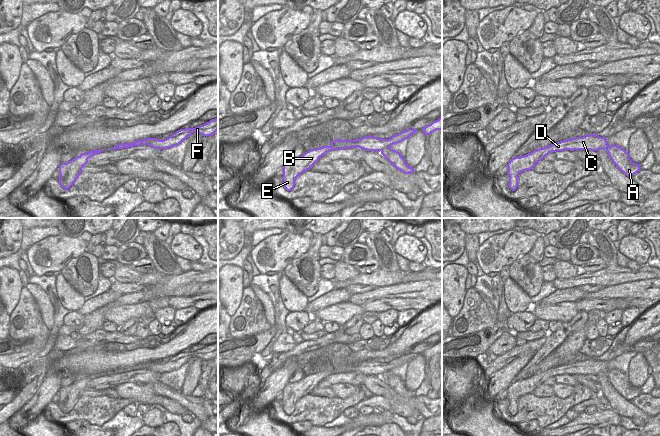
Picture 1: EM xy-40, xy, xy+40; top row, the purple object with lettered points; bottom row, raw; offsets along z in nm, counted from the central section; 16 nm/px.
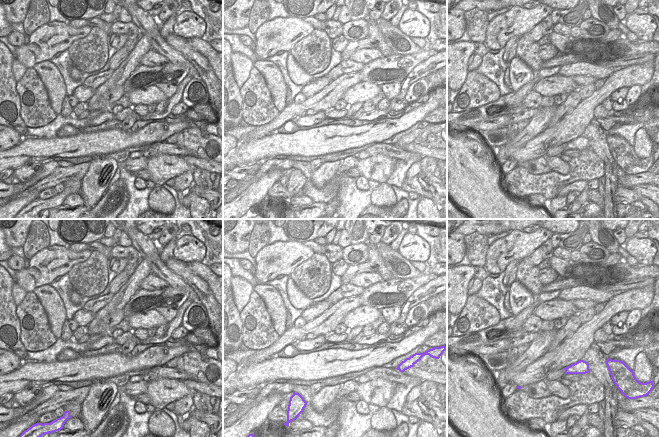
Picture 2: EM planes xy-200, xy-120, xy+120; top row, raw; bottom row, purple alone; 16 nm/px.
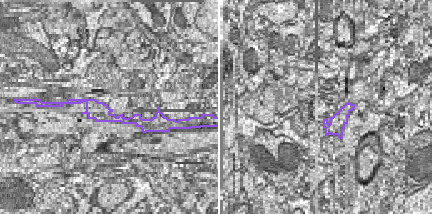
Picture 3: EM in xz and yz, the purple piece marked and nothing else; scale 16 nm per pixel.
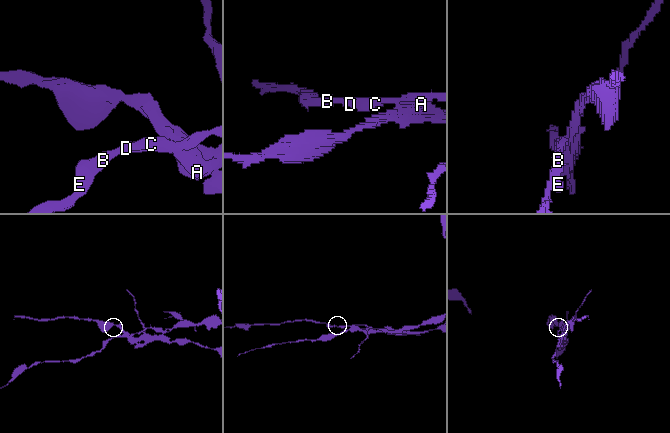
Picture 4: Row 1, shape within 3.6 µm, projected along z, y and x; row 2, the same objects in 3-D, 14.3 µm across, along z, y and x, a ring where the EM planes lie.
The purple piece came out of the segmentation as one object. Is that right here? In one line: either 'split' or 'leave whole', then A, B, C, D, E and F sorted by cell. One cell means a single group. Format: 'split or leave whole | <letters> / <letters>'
split | A / B C D E F

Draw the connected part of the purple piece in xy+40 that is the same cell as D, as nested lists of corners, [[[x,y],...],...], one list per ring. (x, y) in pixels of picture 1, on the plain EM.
[[[589,358],[583,361],[574,361],[551,368],[544,372],[539,372],[527,379],[513,381],[507,388],[509,399],[508,410],[512,415],[515,415],[518,410],[518,399],[526,394],[531,394],[536,387],[541,385],[549,377],[564,374],[590,374],[598,375],[607,373],[610,369],[604,361],[599,361],[597,358]]]

